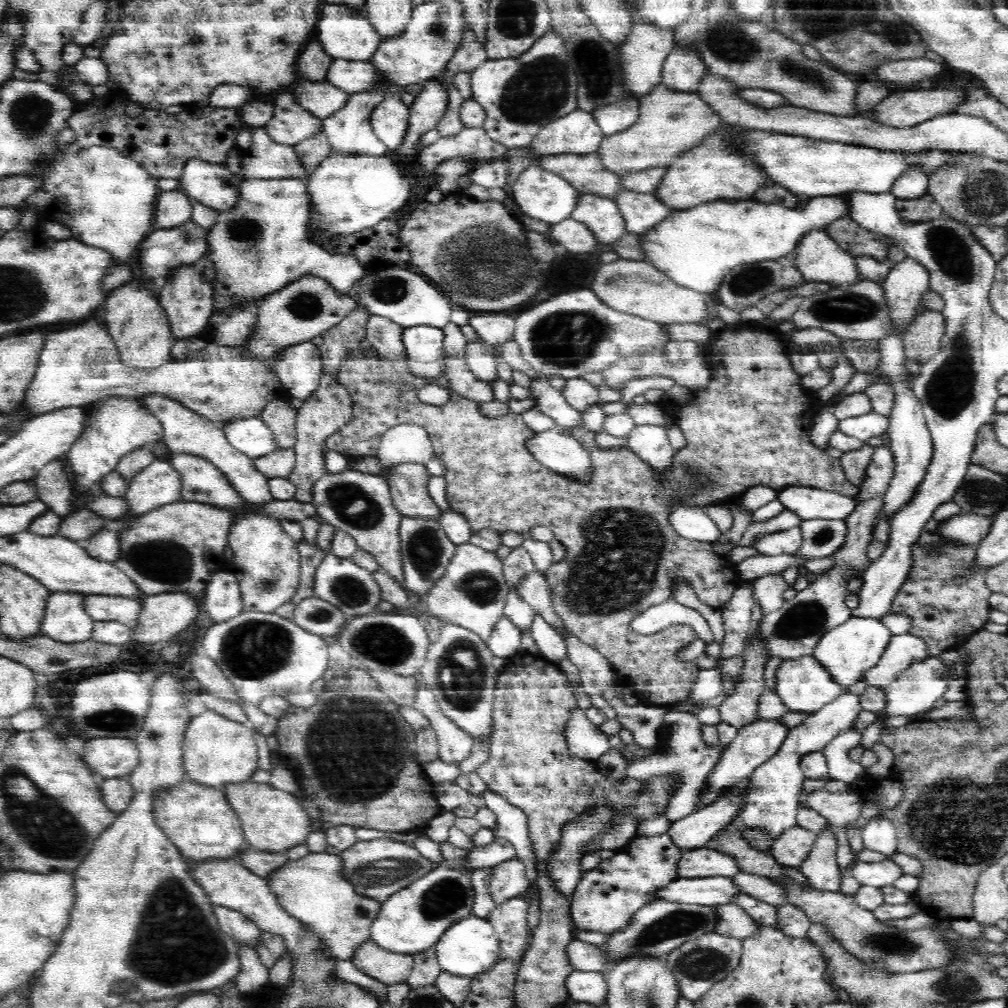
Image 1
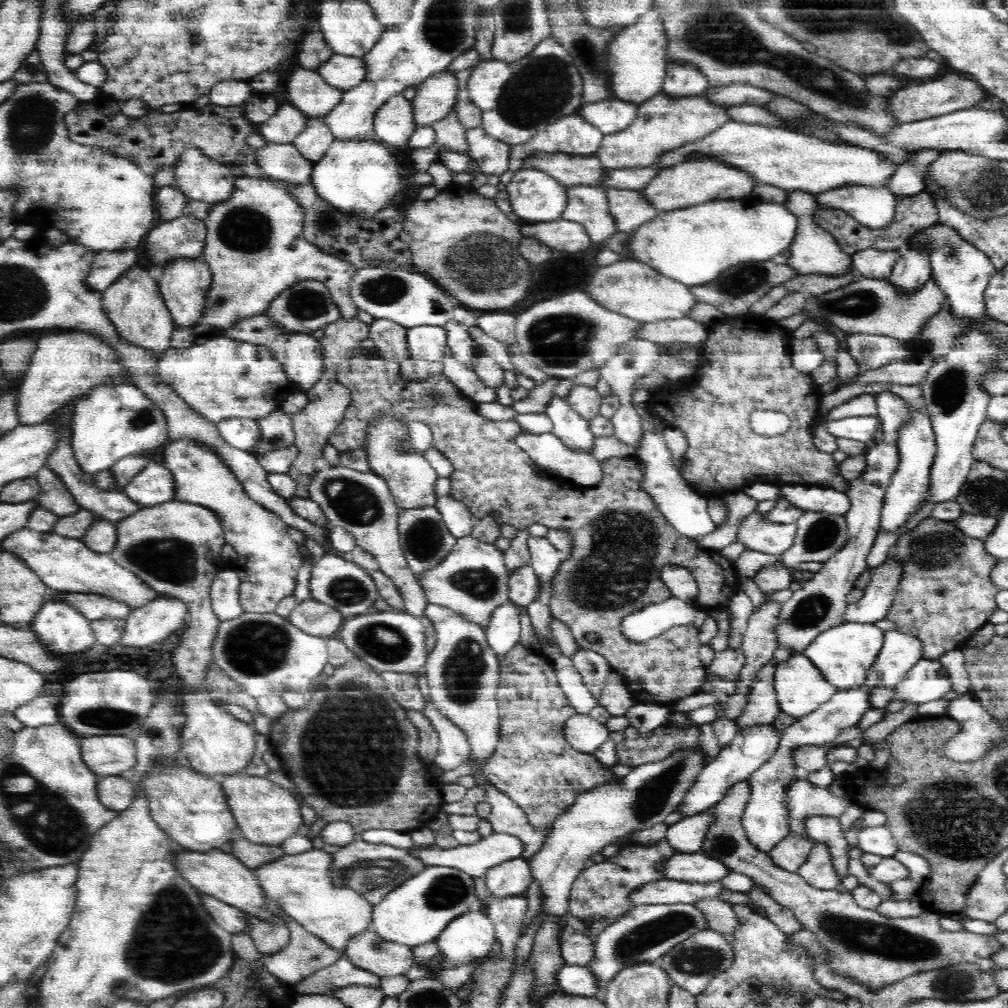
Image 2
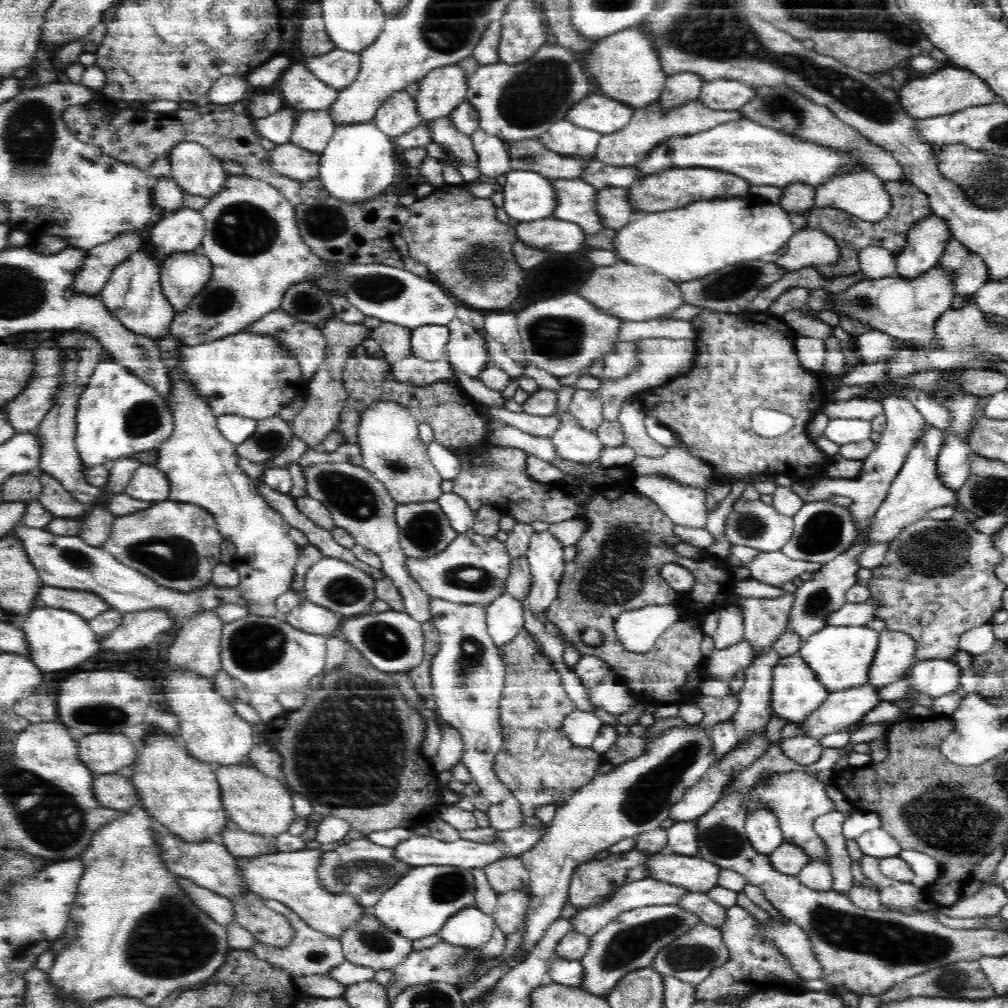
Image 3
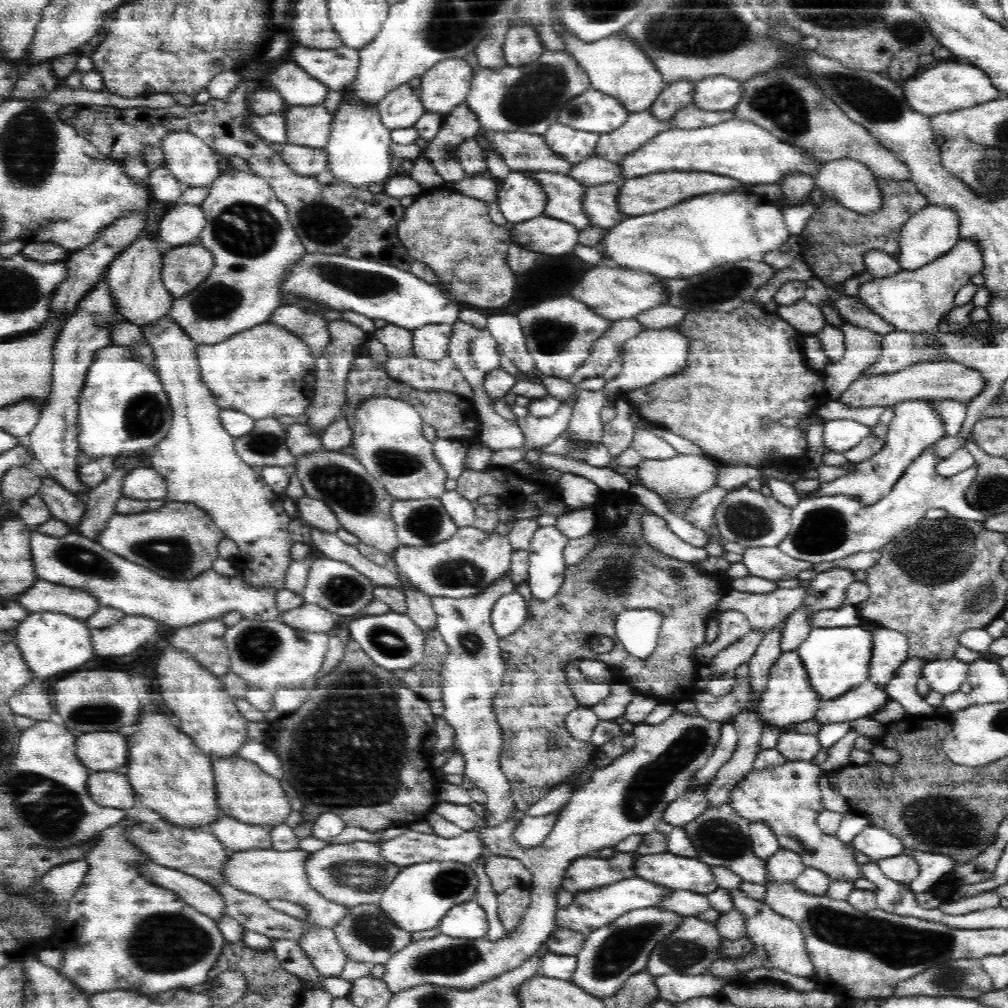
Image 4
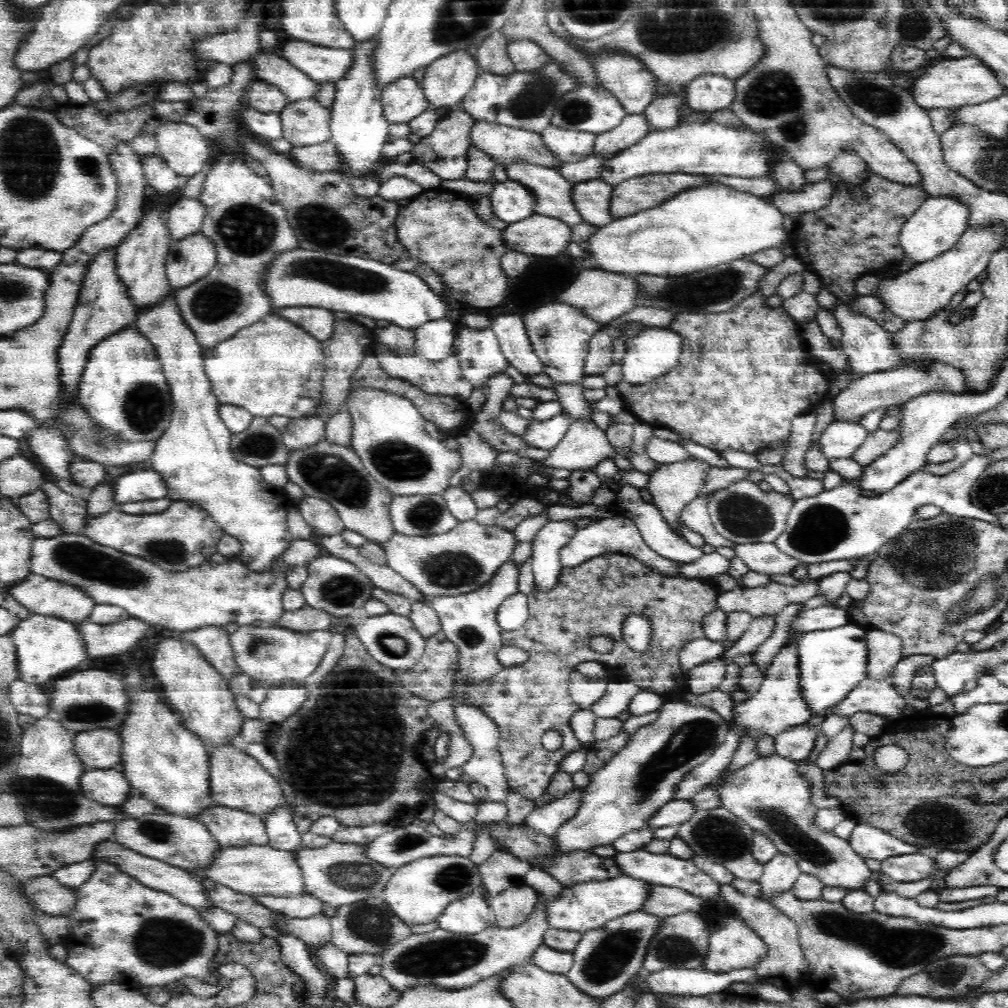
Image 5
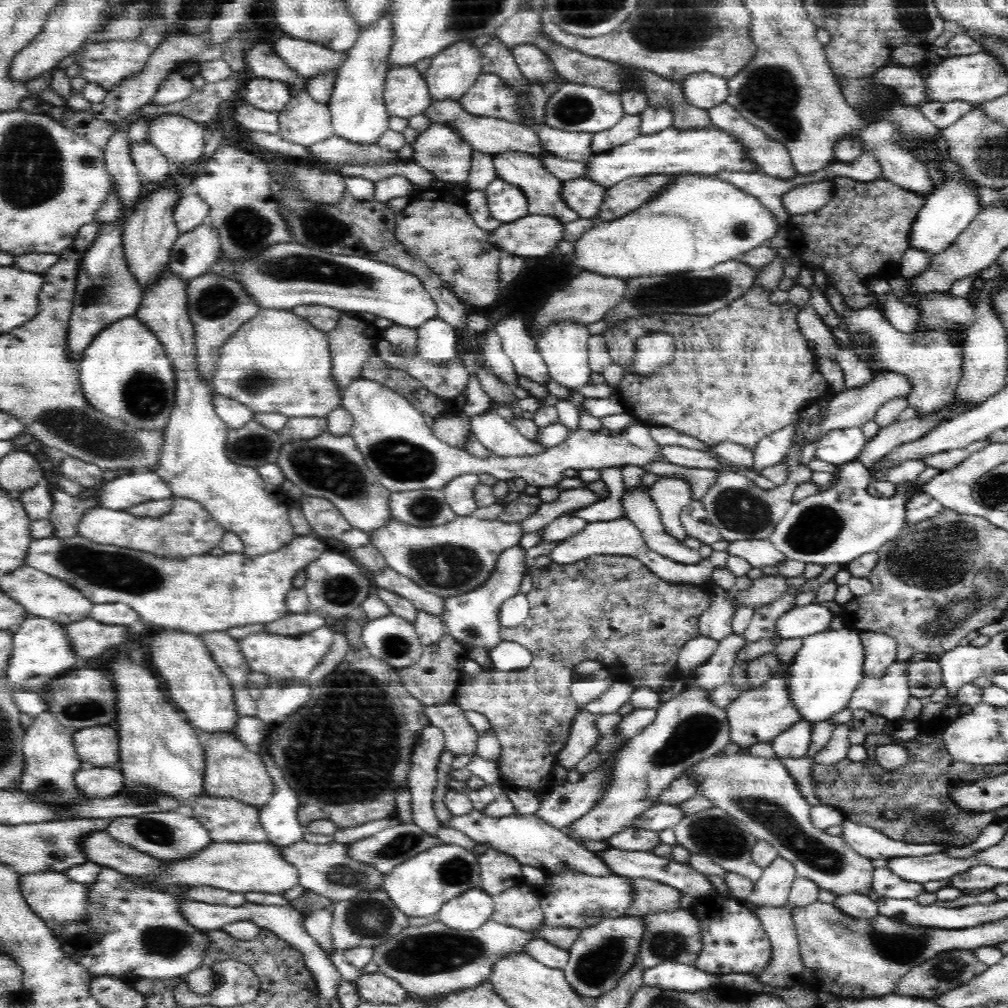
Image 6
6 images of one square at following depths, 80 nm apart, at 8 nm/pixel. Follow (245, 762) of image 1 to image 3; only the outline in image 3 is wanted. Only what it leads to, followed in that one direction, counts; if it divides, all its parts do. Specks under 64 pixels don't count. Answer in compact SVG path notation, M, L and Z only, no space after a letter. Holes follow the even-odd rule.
M170 672L166 680L166 698L170 702L169 712L174 712L180 719L180 732L187 743L188 751L198 760L217 766L242 764L256 745L252 724L234 714L233 703L228 702L215 689L212 680L200 678L200 674L178 674Z

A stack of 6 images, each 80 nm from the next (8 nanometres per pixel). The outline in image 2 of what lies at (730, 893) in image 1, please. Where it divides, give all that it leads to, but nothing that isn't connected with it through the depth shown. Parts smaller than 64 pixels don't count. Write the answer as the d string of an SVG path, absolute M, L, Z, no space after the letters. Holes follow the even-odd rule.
M666 878L658 882L646 882L644 886L638 886L632 890L628 900L632 906L647 904L694 904L698 900L720 900L724 892L724 884L720 881L712 881L708 884L698 882L680 882Z

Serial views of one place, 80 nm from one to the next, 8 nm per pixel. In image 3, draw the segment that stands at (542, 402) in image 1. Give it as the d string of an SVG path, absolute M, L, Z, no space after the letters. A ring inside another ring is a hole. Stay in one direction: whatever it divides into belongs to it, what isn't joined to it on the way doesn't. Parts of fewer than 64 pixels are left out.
M556 409L553 414L557 416L559 425L550 437L560 456L576 463L597 463L603 445L596 432L580 427L569 411Z

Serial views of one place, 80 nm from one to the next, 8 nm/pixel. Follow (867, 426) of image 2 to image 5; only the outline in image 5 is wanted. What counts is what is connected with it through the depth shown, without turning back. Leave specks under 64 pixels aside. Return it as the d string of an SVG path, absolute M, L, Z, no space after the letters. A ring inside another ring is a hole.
M832 421L822 432L819 444L827 460L850 458L866 440L868 433L859 422Z

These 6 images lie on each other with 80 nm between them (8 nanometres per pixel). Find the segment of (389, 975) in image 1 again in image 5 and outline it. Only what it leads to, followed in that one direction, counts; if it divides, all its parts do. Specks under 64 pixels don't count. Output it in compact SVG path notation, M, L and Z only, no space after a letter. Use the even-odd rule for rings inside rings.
M382 896L364 898L352 904L336 907L336 914L331 918L331 941L340 950L350 954L373 954L380 957L382 951L392 943L411 934L410 925L398 918L386 904Z

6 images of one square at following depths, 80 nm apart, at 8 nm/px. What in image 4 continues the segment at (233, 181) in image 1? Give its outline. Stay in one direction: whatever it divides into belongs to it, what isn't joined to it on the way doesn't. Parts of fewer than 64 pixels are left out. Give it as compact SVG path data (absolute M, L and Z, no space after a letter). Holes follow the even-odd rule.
M170 130L160 147L167 169L183 187L209 188L224 167L223 158L190 130Z

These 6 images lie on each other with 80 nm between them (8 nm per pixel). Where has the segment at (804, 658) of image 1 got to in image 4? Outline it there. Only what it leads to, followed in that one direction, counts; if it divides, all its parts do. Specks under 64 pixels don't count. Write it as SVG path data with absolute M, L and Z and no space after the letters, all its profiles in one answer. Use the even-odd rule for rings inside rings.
M788 650L782 652L776 664L770 668L768 684L762 692L760 702L756 704L756 714L764 725L776 726L777 729L784 730L789 724L814 719L820 703L820 697L816 696L812 685L808 684L808 673L804 670L804 663L798 651Z

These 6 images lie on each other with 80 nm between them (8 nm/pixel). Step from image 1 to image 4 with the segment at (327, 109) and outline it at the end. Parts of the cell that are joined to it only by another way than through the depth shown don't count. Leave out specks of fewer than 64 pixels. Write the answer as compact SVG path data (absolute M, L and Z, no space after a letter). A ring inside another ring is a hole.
M296 63L280 64L274 72L268 74L268 80L286 100L288 106L322 105L330 89L316 77L311 77Z

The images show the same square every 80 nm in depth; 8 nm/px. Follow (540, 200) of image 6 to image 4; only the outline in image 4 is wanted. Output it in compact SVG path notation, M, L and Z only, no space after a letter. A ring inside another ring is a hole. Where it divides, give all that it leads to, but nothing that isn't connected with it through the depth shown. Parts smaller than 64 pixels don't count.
M524 170L544 190L544 214L574 225L579 231L592 225L584 213L584 185L566 174Z

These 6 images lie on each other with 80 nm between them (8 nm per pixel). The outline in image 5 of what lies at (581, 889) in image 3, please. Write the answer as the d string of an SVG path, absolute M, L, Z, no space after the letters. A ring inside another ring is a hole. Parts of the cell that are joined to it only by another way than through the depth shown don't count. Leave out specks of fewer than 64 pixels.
M475 818L466 822L460 822L460 828L469 830L475 834L483 827L488 827L490 837L500 844L500 848L510 852L522 862L528 862L531 867L541 866L541 869L548 872L558 882L573 883L574 881L585 881L586 879L612 879L621 876L612 858L601 858L596 856L592 850L571 850L562 851L558 845L558 835L543 834L542 831L532 829L528 823L508 823L508 822L484 822L478 823Z

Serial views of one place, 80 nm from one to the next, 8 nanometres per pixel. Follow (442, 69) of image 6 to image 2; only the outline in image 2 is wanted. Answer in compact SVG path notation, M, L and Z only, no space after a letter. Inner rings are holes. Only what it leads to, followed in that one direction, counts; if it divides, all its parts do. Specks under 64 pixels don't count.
M442 70L428 76L417 86L417 93L411 100L415 125L432 126L434 122L446 118L460 100L458 83L454 71Z

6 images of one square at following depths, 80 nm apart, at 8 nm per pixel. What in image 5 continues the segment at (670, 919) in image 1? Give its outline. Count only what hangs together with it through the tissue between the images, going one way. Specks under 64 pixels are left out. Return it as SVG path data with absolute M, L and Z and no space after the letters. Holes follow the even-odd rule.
M637 910L582 933L580 942L572 952L573 964L566 972L568 980L582 993L597 1000L622 990L632 978L640 975L649 940L657 931L660 921L658 915Z

